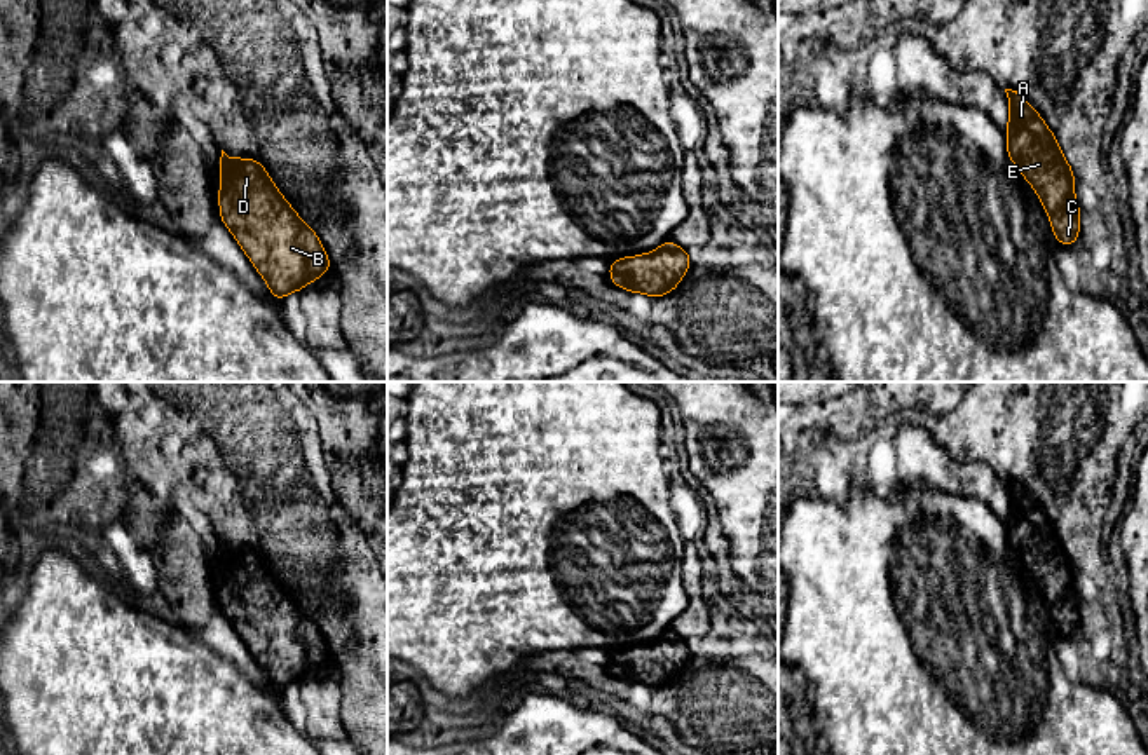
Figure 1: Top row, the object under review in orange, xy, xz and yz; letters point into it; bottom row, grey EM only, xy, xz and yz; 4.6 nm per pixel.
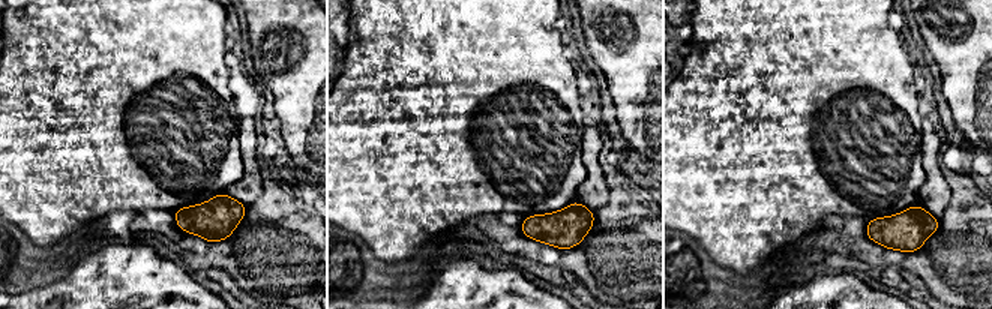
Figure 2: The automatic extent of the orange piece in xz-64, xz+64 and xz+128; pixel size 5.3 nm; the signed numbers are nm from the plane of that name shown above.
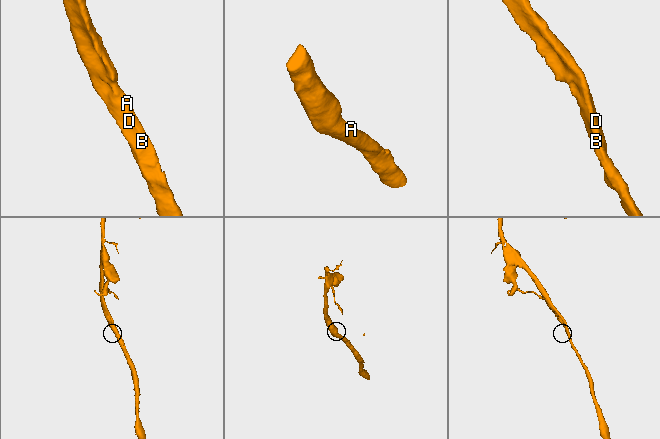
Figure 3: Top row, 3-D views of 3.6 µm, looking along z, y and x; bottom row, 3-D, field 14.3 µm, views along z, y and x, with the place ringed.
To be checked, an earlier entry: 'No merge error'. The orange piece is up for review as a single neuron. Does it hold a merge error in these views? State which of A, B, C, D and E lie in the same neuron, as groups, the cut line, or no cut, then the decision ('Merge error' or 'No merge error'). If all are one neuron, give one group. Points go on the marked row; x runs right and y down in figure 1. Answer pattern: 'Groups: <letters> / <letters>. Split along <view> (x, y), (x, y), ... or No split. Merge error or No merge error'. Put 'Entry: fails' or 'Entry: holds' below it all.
Groups: A B C D E. No split. No merge error
Entry: holds

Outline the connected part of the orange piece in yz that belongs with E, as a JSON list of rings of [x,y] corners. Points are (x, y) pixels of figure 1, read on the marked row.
[[[1005,89],[1005,92],[1008,98],[1008,127],[1005,133],[1008,159],[1015,164],[1015,167],[1022,173],[1024,180],[1038,194],[1049,214],[1050,227],[1057,242],[1064,246],[1076,244],[1080,234],[1080,206],[1078,199],[1073,194],[1075,173],[1071,171],[1056,136],[1042,120],[1040,113],[1028,105],[1021,92],[1012,89]]]

